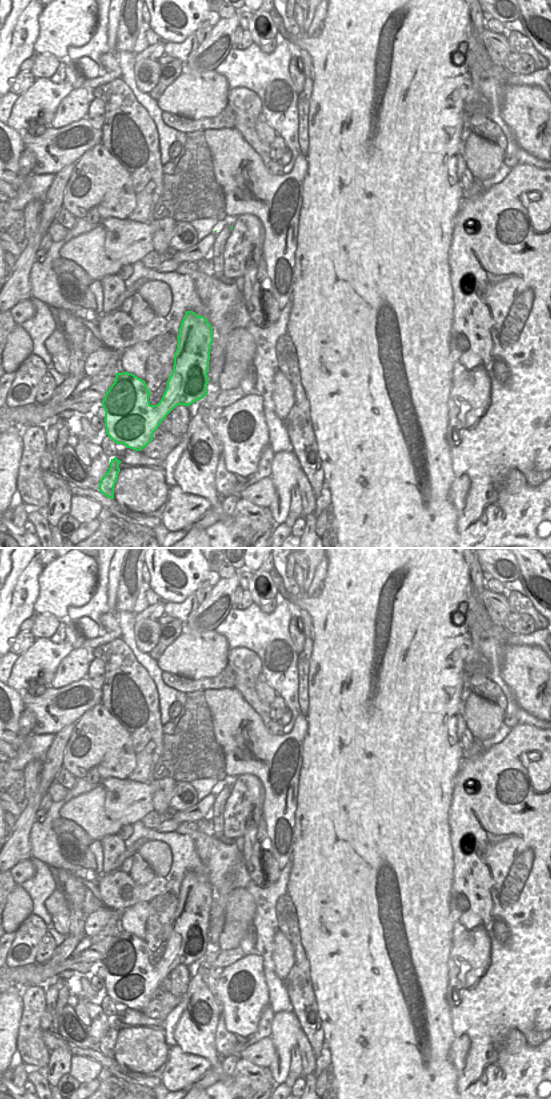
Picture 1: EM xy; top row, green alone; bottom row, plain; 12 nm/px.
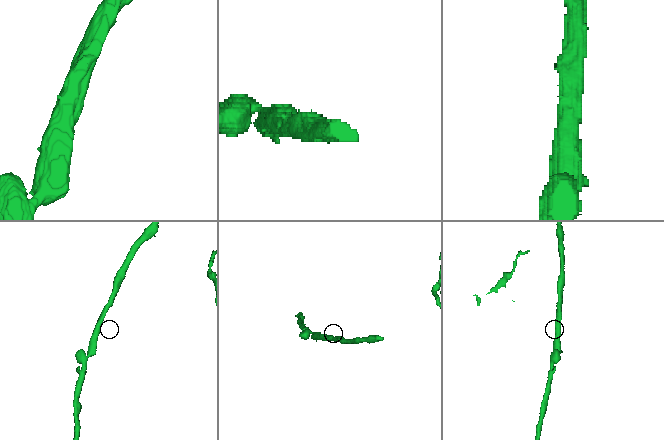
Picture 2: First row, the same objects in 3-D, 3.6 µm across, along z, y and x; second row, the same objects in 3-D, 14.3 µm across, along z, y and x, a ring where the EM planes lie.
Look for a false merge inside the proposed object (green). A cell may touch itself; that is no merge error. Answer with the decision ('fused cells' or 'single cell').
single cell

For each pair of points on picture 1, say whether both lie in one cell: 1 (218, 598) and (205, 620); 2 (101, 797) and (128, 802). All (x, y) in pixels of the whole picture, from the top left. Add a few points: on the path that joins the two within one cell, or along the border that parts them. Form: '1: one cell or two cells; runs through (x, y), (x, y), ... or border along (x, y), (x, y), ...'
1: one cell; runs through (218, 603), (208, 615)
2: one cell; runs through (108, 802), (121, 802)

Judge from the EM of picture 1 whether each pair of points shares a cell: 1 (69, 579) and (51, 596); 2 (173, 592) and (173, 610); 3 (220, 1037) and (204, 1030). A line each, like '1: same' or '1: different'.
1: same
2: different
3: different

